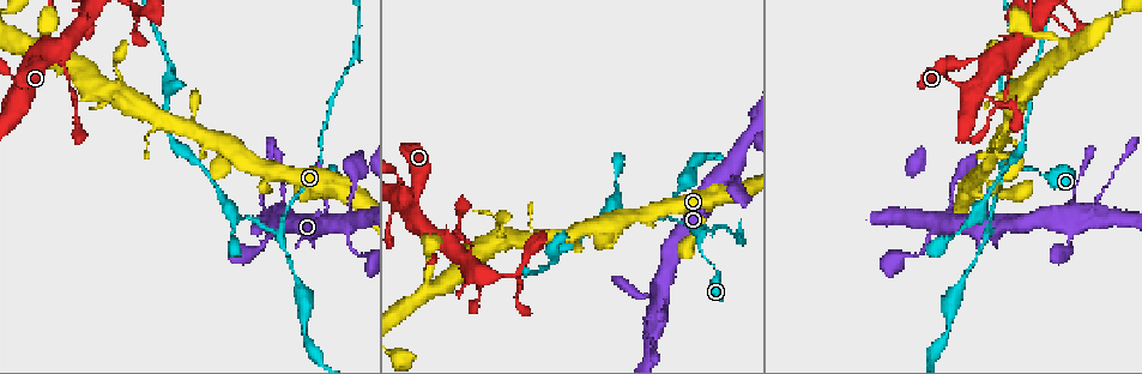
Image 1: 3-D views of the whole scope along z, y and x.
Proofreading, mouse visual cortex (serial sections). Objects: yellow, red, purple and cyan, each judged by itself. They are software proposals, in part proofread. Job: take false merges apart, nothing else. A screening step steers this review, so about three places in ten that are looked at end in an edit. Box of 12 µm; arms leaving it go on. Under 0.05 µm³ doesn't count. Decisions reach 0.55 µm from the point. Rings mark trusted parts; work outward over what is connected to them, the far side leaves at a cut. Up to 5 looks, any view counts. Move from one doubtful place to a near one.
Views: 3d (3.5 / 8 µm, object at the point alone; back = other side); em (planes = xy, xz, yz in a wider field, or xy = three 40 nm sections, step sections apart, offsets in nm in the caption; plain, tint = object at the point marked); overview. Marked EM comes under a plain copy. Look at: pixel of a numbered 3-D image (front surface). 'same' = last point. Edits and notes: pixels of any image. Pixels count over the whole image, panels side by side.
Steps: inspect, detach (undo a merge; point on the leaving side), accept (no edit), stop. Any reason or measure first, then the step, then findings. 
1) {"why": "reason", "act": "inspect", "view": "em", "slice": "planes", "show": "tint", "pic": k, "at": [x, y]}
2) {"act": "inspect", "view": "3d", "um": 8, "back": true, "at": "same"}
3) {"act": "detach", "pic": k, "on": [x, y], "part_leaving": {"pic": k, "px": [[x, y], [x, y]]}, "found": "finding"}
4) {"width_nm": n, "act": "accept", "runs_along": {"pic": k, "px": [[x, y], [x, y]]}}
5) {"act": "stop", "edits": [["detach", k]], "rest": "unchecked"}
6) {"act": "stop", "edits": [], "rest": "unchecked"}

{"why": "three arms meet", "act": "inspect", "view": "3d", "um": 3.5, "pic": 1, "at": [698, 239]}

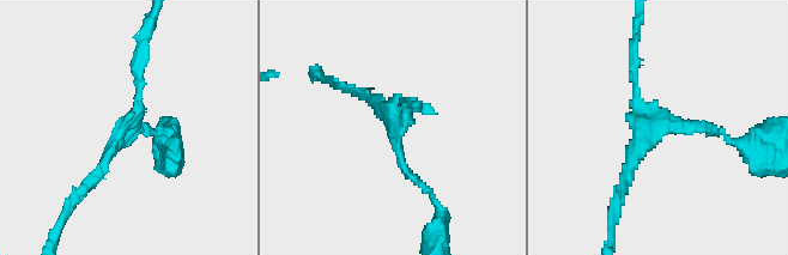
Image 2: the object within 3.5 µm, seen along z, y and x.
{"act": "inspect", "view": "em", "slice": "xy", "step": 2, "show": "tint", "pic": 2, "at": [393, 126]}

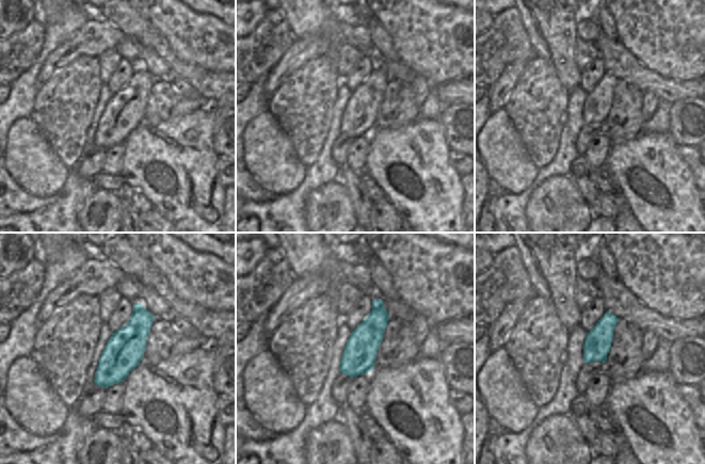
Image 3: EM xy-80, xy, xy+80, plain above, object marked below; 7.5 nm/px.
{"arm_widths_nm": [150, 150, 150], "act": "accept", "runs_along": {"pic": 2, "px": [[429, 193], [399, 159], [395, 122], [355, 92]]}, "found": "one cell here"}

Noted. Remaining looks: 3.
{"why": "sharp bend", "act": "inspect", "view": "3d", "um": 3.5, "pic": 1, "at": [280, 231]}

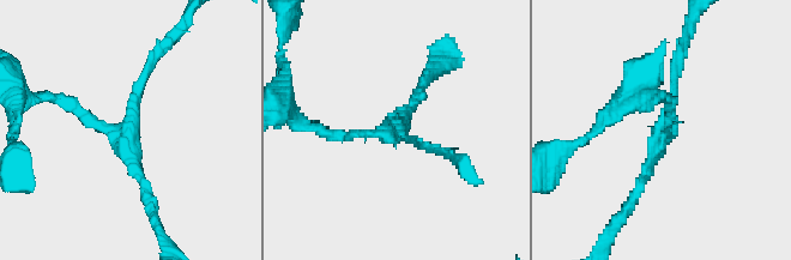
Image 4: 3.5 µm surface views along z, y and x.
{"why": "now the EM", "act": "inspect", "view": "em", "slice": "xy", "step": 1, "show": "tint", "pic": 4, "at": [668, 127]}

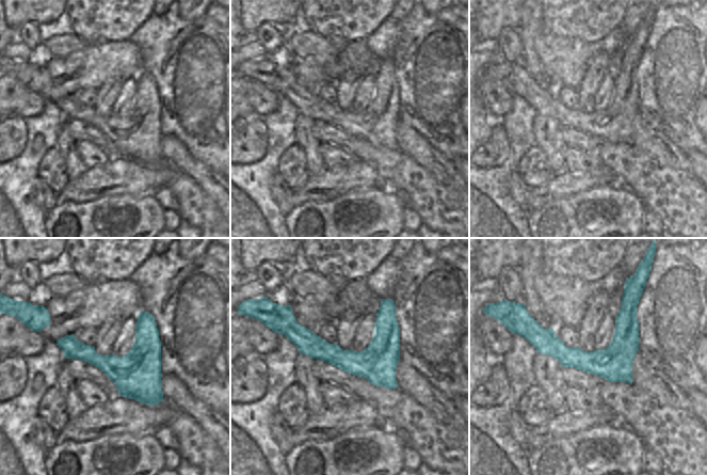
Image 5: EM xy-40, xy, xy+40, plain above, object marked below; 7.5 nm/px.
{"width_nm": 280, "act": "accept", "runs_along": {"pic": 4, "px": [[156, 56], [124, 131], [56, 101]]}, "found": "all the same cell"}

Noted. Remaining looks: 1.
{"act": "stop", "edits": [], "rest": "unchecked"}

